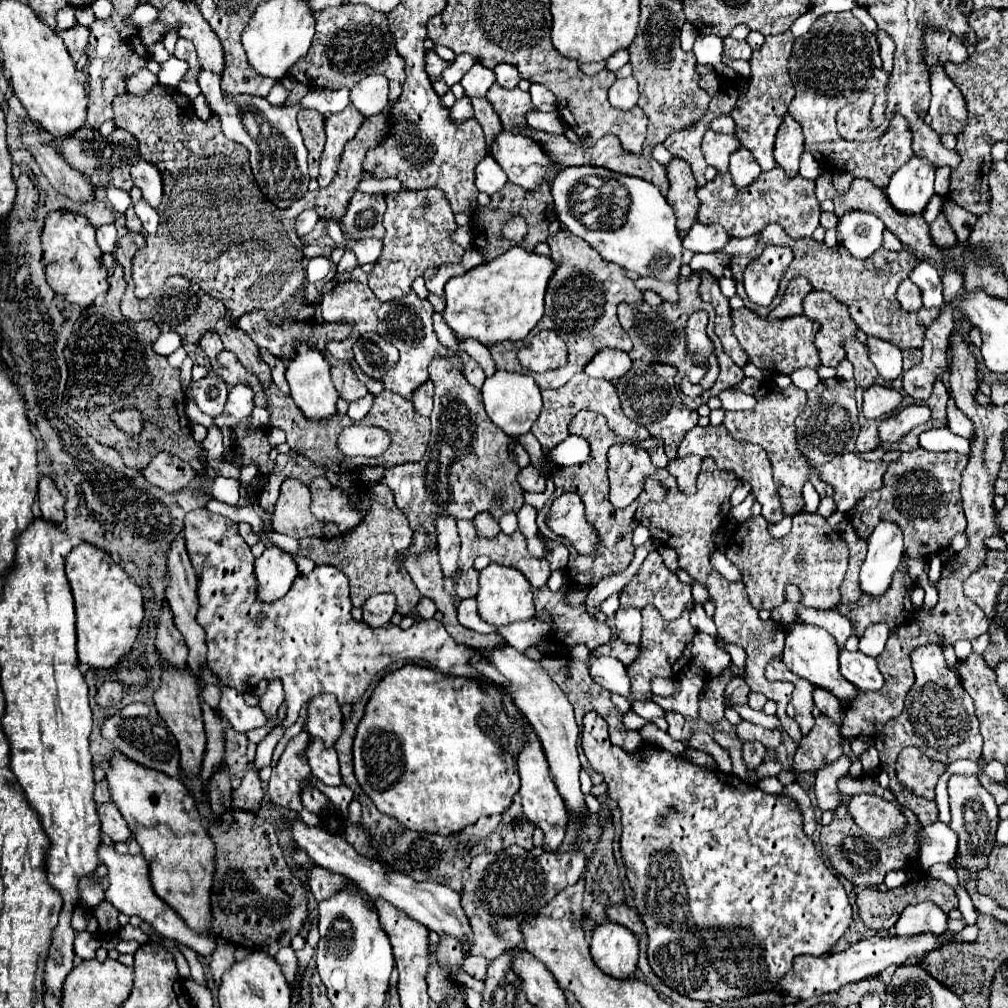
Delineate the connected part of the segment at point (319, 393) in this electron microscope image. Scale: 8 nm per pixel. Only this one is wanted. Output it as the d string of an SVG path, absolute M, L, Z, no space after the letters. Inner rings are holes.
M299 343L297 357L293 361L289 361L285 377L287 377L287 383L291 387L291 397L293 397L295 405L305 413L305 417L321 421L321 419L327 419L331 415L337 415L339 395L337 395L337 389L335 389L331 375L329 375L329 363L315 347Z

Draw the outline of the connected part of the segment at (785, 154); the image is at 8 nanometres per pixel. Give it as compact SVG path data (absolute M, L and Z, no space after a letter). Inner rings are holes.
M785 115L775 137L775 161L789 177L795 177L799 173L801 153L803 153L801 127L791 115Z

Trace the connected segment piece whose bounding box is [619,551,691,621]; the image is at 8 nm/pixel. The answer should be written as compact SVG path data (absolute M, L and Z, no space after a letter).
M651 551L643 561L643 565L639 567L639 571L635 573L635 577L629 581L629 585L619 593L619 601L621 607L637 607L637 609L643 609L647 603L651 603L659 609L665 621L675 621L677 617L681 617L681 613L687 609L691 601L691 585L681 583L679 577L665 567L663 557L657 551Z

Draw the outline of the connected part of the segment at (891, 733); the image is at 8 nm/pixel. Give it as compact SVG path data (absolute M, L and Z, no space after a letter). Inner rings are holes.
M923 645L917 647L911 655L913 671L915 671L915 685L905 697L905 709L899 717L889 719L883 725L883 731L879 733L877 741L877 751L881 759L881 769L887 771L891 779L891 791L899 799L901 805L909 807L921 821L921 825L931 825L937 821L937 801L935 799L925 799L909 793L895 777L891 769L895 769L897 755L901 749L913 745L921 749L927 757L933 761L939 761L943 765L951 765L957 759L969 759L969 761L979 761L981 759L981 749L983 749L983 737L979 731L979 721L973 709L973 699L965 689L961 687L961 681L957 675L951 673L947 667L947 661L937 645Z

